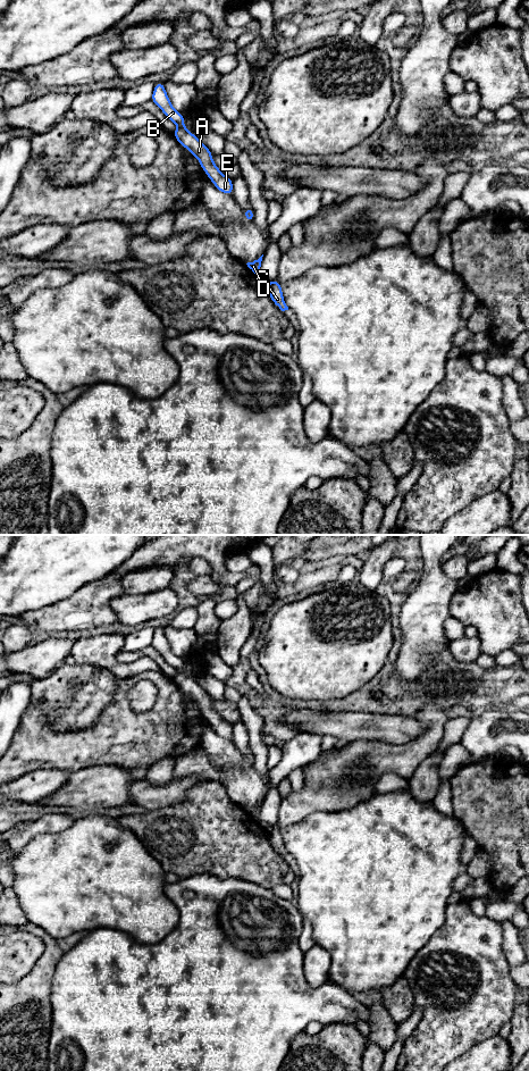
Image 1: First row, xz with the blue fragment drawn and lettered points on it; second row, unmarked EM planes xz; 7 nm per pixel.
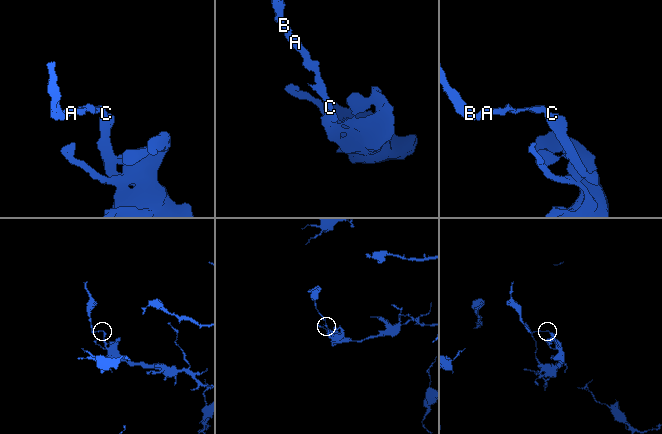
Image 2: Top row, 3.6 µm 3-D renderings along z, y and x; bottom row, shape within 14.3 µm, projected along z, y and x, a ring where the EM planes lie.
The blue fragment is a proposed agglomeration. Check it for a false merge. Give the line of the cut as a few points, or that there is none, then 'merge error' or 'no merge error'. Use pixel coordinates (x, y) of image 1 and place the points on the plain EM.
xz (271, 827), (266, 830) | merge error

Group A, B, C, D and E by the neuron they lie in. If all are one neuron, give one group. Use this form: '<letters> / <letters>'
A B D E / C

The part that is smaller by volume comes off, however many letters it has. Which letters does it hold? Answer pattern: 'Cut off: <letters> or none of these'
Cut off: A, B, D, E

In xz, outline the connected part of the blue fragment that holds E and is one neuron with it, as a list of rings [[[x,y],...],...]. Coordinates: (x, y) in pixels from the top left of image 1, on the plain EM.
[[[162,627],[154,629],[151,646],[162,655],[167,663],[178,670],[177,675],[173,678],[174,683],[198,703],[202,714],[209,721],[213,730],[224,739],[233,742],[233,725],[225,721],[219,716],[212,706],[212,697],[198,684],[196,680],[185,673],[184,661],[171,651]]]

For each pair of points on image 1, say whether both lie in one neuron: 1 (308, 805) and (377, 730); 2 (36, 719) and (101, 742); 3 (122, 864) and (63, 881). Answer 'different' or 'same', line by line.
1: different
2: same
3: same

